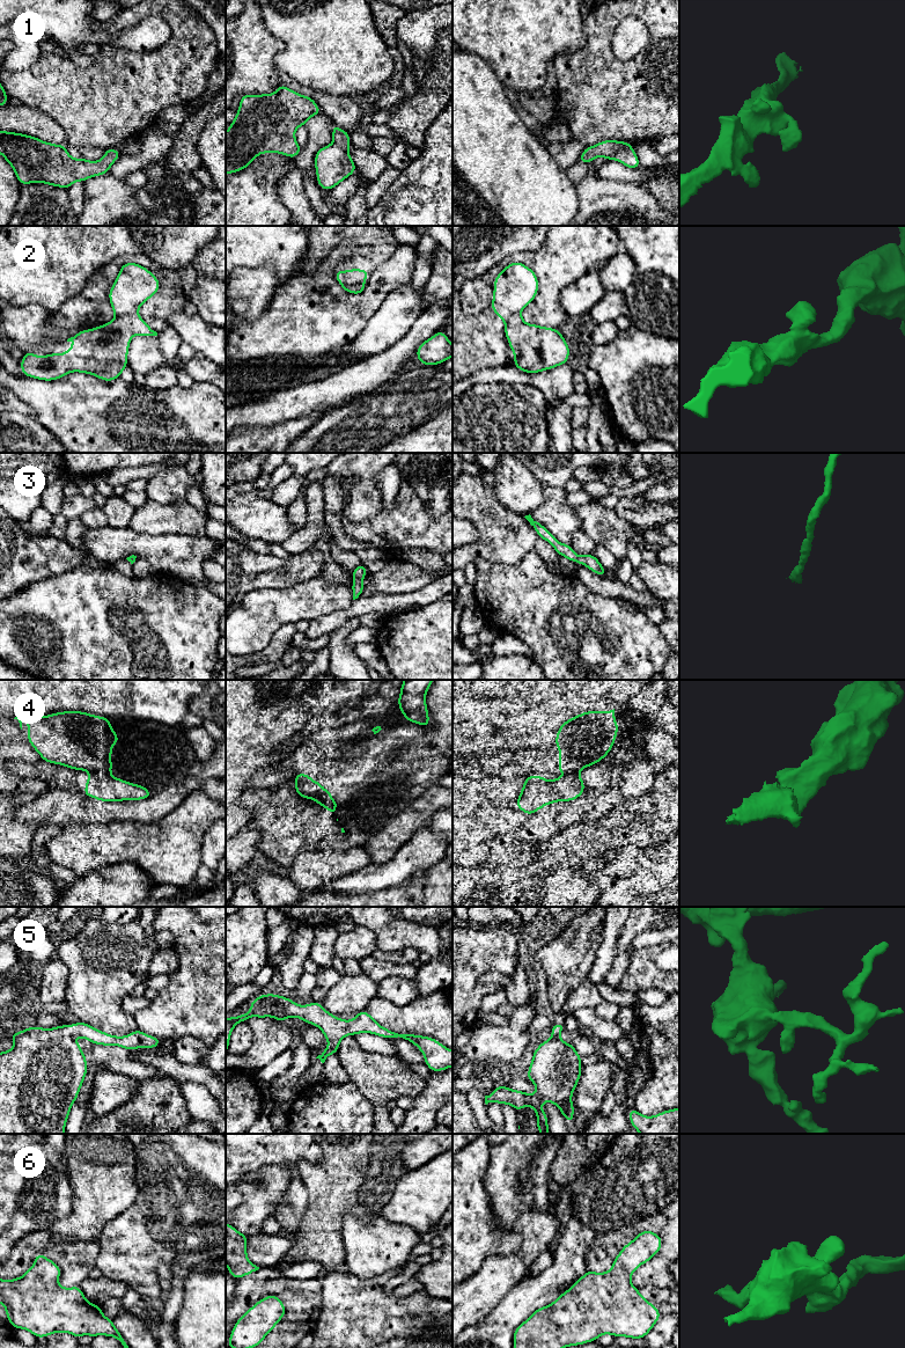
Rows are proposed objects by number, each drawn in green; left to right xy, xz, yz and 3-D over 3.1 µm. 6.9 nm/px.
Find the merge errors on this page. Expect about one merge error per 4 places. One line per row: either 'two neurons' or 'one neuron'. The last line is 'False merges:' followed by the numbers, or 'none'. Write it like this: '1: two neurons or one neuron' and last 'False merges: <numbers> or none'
1: one neuron
2: two neurons
3: one neuron
4: two neurons
5: one neuron
6: one neuron
False merges: 2, 4

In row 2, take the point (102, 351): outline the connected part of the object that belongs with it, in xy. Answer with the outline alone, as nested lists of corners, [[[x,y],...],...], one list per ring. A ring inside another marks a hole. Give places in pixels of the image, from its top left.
[[[138,313],[116,316],[109,323],[81,330],[68,338],[74,346],[65,353],[35,356],[32,351],[25,352],[20,367],[23,375],[44,381],[73,372],[113,381],[127,367],[130,340],[139,335],[157,336],[157,332]]]

